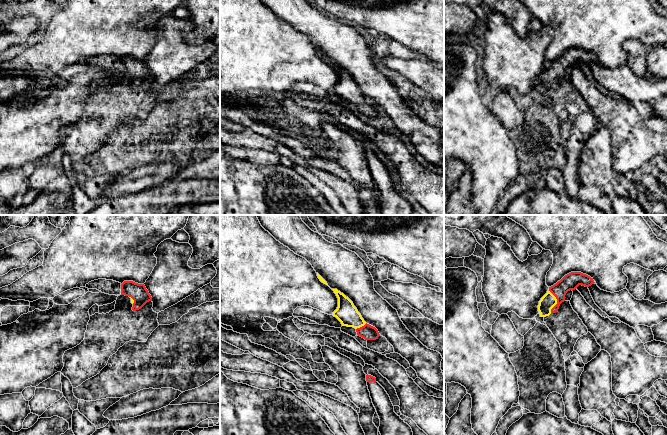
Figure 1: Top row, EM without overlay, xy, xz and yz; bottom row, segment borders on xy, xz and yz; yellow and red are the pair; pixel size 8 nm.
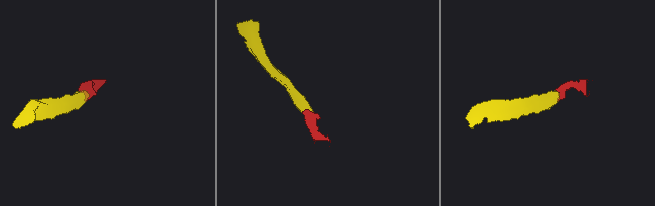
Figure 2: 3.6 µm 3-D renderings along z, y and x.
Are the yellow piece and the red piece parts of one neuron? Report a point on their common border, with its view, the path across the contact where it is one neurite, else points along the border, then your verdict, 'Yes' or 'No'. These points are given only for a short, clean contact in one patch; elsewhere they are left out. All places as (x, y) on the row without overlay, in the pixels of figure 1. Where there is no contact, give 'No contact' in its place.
Touches yellow at yz (556, 77). Path across: yz (548, 77), (556, 77), (556, 72), (571, 57). Yes

